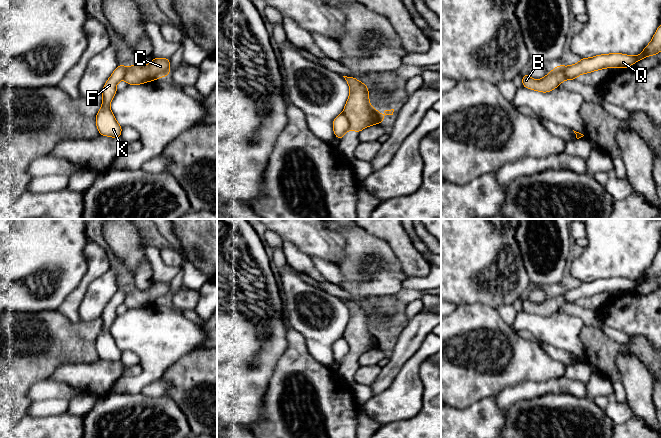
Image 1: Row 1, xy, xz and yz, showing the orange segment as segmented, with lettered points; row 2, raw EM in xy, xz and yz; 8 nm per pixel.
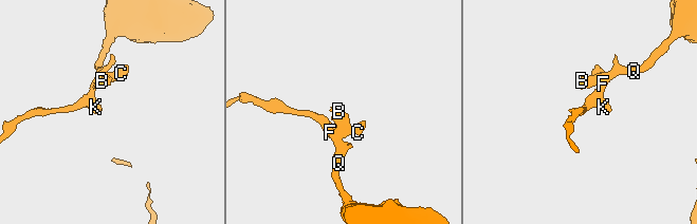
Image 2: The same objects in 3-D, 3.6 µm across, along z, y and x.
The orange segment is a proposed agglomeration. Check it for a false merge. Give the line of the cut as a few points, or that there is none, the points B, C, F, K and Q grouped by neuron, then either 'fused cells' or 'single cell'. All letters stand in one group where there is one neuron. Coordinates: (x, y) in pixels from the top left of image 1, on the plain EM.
cut xz (343, 337), (350, 352); groups B C / F K Q; fused cells

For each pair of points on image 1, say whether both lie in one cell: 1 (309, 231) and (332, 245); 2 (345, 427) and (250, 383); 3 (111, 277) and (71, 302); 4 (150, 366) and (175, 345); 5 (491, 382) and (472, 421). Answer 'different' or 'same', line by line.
1: same
2: different
3: different
4: same
5: different

